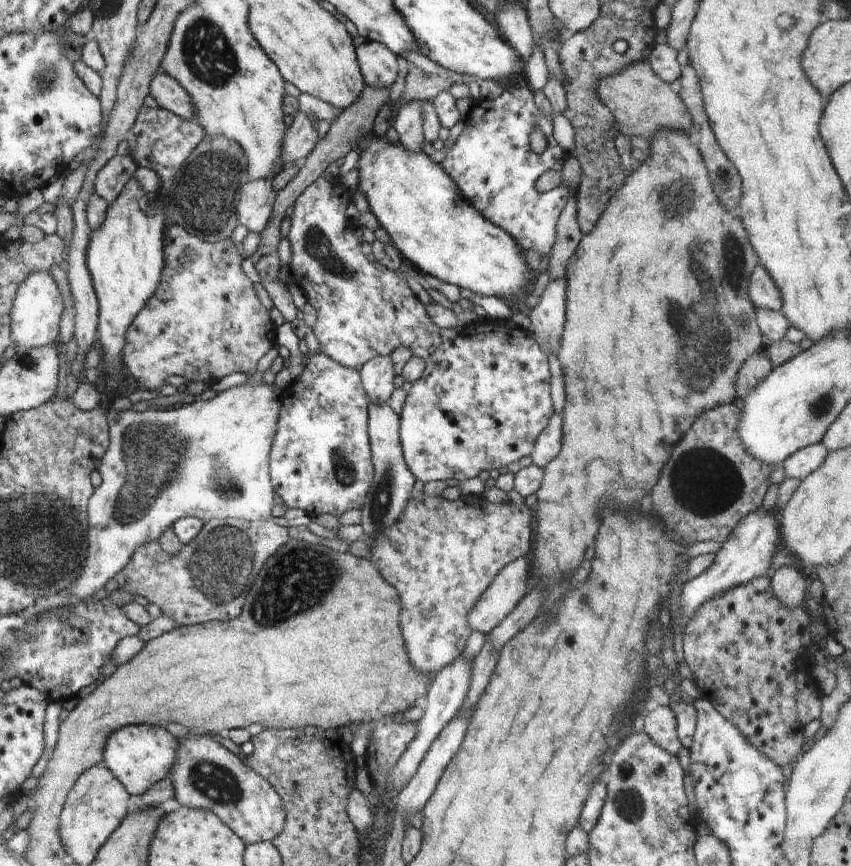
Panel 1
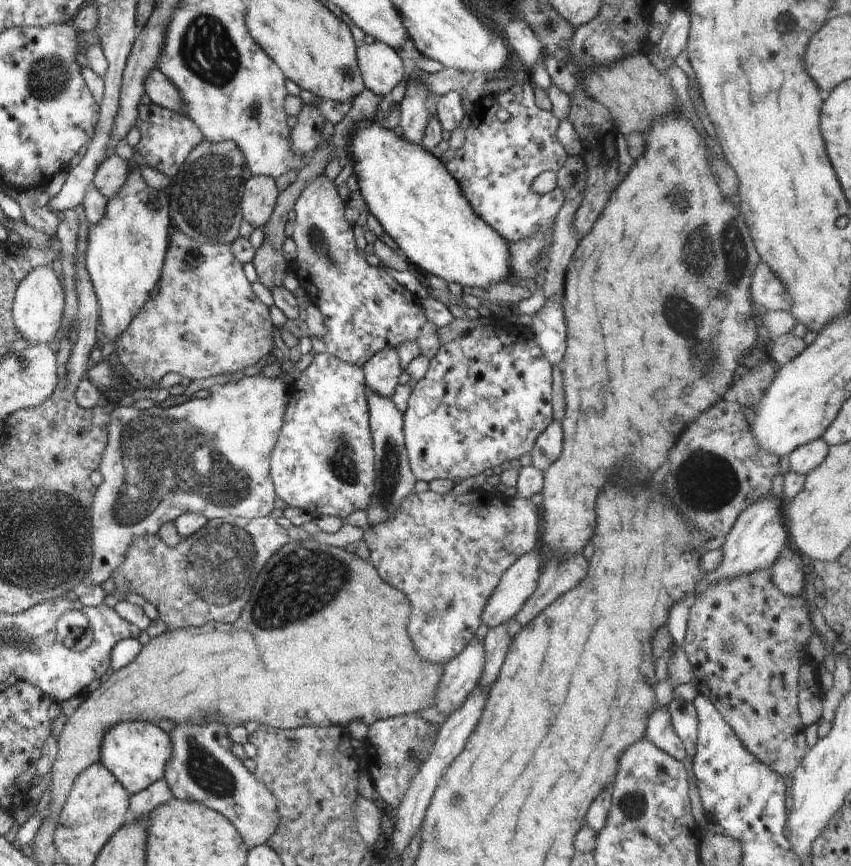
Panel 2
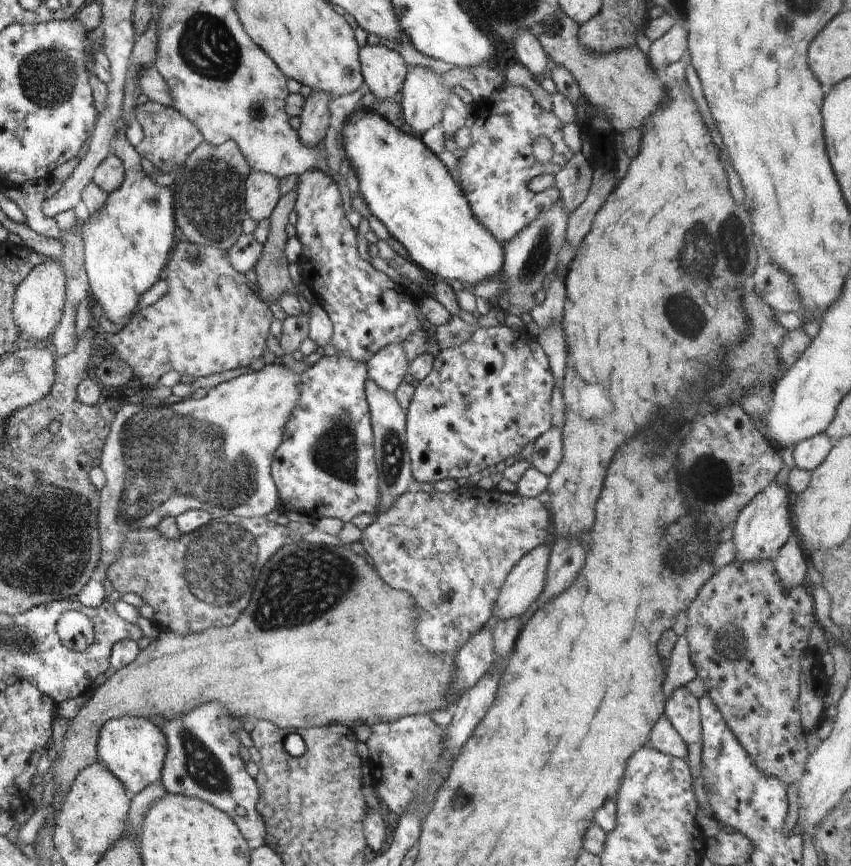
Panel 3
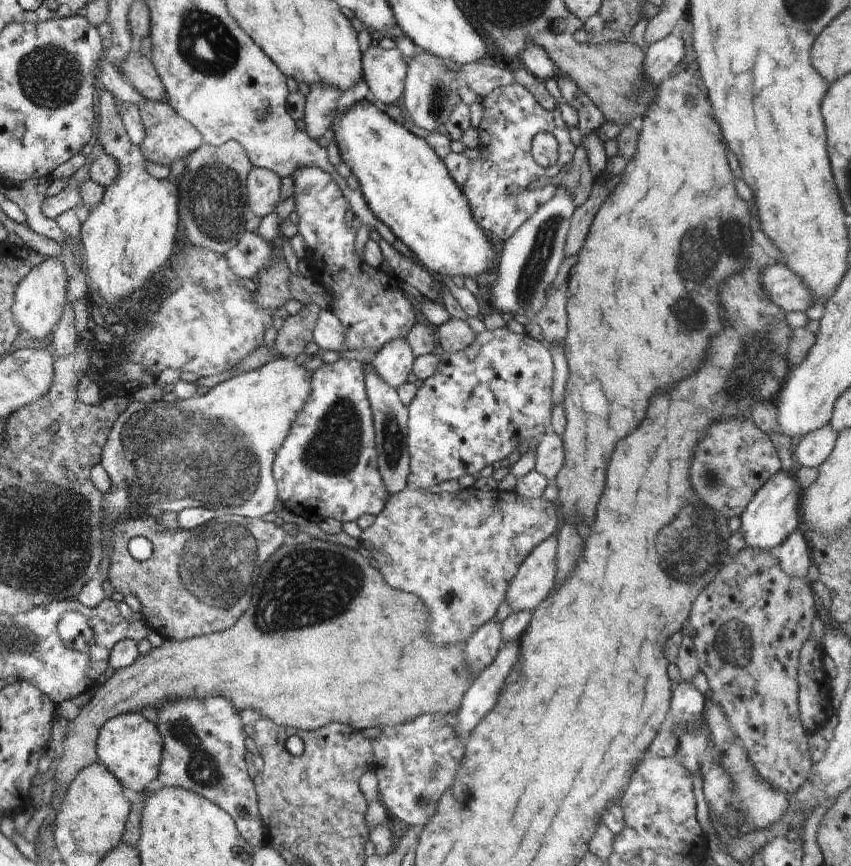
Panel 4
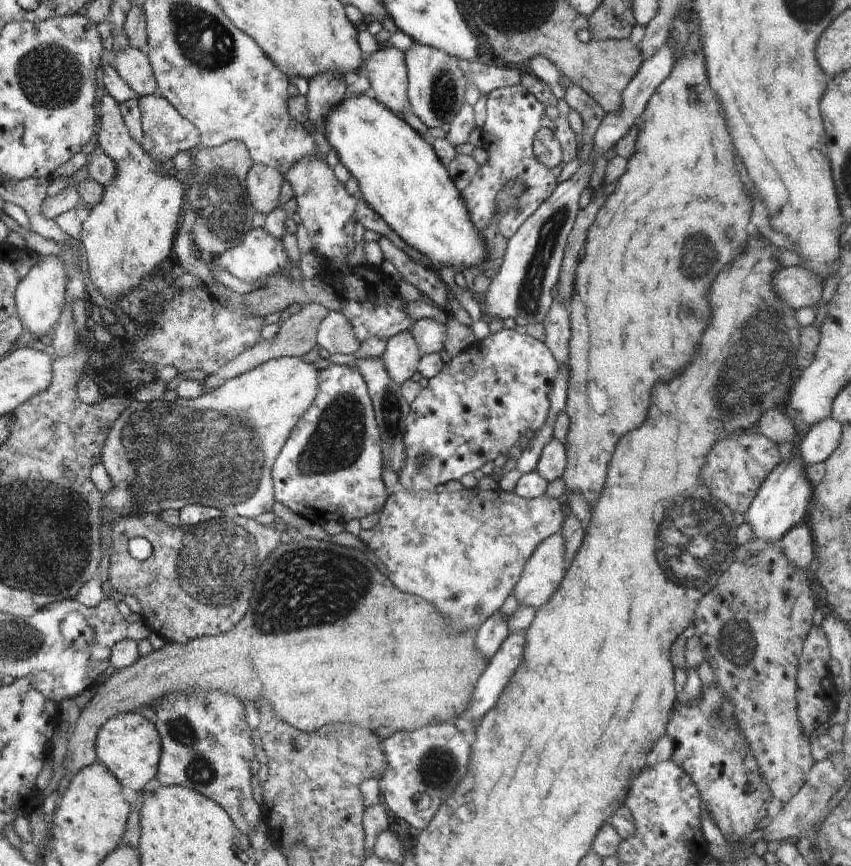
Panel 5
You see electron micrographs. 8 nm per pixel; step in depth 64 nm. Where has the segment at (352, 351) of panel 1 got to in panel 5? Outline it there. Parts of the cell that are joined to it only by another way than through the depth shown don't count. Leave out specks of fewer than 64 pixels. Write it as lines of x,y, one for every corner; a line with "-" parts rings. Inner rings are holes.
302,157
283,174
290,183
297,203
297,212
307,230
313,248
318,249
323,263
318,276
330,283
337,295
345,302
341,313
353,326
356,338
362,343
371,336
390,338
404,331
410,331
414,321
405,312
406,301
398,292
398,284
384,274
380,268
369,264
351,265
348,255
355,248
354,236
344,232
346,222
355,216
358,201
349,194
334,175
325,160
316,157

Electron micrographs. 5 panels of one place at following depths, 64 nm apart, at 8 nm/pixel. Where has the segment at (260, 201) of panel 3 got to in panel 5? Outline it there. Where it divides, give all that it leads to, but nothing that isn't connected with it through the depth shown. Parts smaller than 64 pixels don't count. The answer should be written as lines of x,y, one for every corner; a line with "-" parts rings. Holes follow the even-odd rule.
254,163
244,182
252,206
265,215
280,206
278,197
283,181
283,174
275,168

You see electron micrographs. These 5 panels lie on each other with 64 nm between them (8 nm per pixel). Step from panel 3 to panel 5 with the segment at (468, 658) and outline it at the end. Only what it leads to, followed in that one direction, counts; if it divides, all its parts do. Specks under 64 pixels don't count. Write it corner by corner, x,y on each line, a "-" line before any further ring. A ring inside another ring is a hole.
501,612
494,613
477,628
475,636
477,651
480,651
488,660
509,635
507,620
508,617

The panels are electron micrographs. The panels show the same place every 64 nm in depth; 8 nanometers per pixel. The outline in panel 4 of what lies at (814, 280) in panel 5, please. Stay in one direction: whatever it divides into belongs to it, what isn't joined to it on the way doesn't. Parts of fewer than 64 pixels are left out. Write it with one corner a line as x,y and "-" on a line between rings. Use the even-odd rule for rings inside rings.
772,262
761,273
765,291
786,314
805,312
815,302
807,284
788,265

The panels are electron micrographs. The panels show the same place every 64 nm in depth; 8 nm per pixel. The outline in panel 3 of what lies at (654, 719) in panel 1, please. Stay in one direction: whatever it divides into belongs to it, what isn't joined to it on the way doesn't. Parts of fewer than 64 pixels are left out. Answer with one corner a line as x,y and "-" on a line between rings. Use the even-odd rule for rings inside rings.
665,714
652,727
648,745
658,752
672,755
682,760
686,760
688,755
686,743
678,732
674,730
672,723

